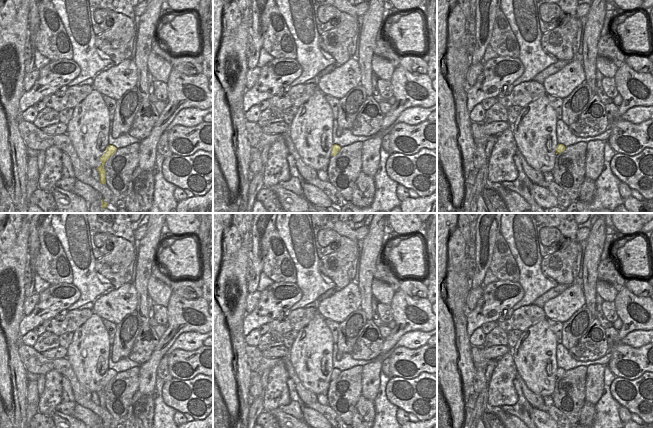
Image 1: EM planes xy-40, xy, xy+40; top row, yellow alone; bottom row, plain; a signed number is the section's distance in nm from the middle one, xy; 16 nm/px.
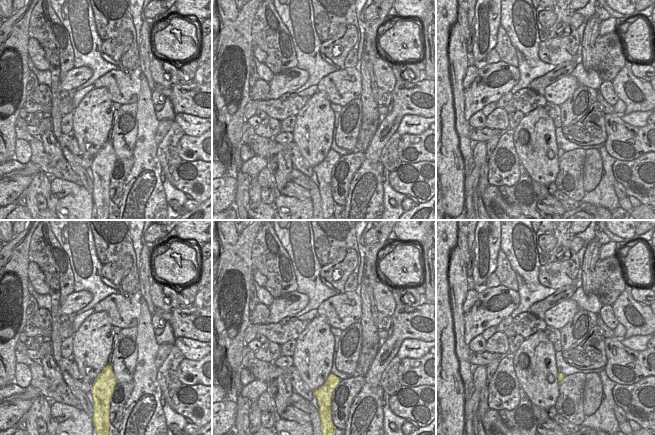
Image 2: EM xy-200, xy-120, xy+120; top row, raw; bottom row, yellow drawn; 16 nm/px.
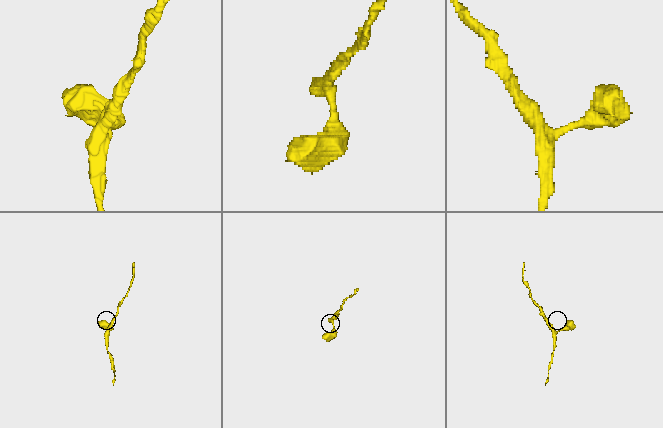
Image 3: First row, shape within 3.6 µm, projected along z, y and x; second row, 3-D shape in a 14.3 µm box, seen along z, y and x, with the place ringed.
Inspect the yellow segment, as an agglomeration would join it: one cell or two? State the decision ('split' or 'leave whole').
leave whole

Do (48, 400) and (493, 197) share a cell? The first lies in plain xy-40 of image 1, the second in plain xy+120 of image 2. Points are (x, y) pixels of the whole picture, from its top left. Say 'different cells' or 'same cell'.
different cells

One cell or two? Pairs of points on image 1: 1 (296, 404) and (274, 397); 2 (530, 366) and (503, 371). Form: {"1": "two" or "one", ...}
{"1": "two", "2": "two"}

